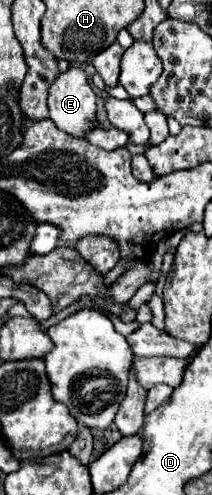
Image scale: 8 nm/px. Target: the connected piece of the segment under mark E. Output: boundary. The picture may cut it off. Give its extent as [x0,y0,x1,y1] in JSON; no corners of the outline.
[49,68,95,138]

